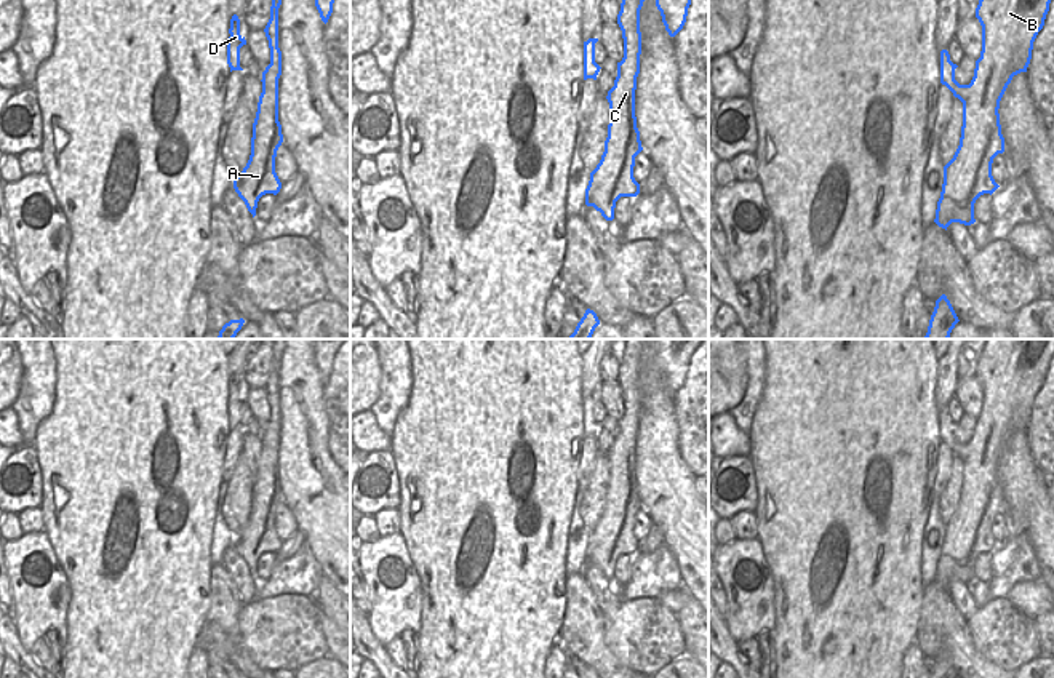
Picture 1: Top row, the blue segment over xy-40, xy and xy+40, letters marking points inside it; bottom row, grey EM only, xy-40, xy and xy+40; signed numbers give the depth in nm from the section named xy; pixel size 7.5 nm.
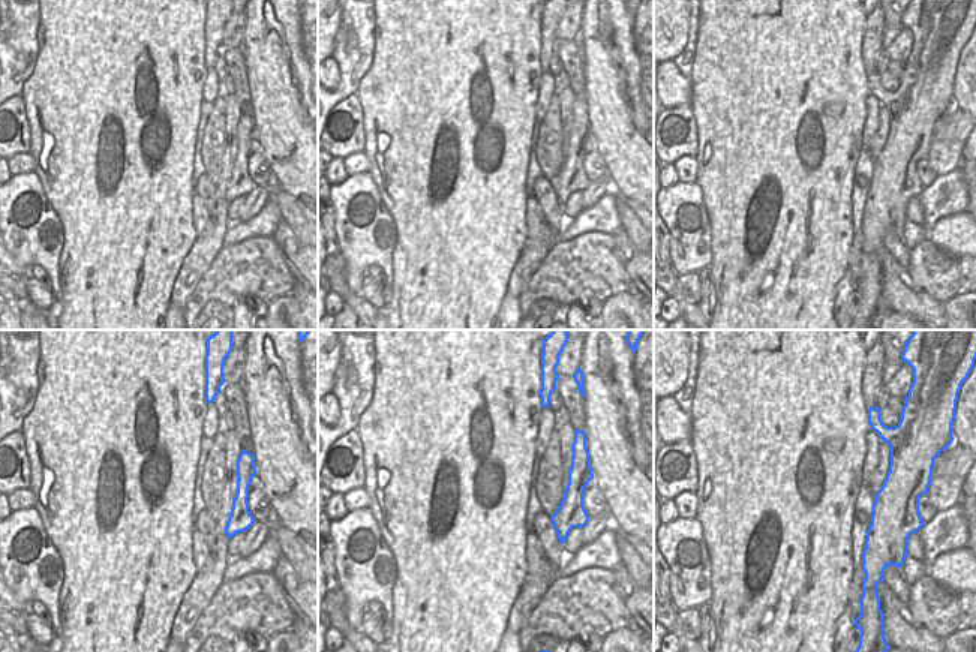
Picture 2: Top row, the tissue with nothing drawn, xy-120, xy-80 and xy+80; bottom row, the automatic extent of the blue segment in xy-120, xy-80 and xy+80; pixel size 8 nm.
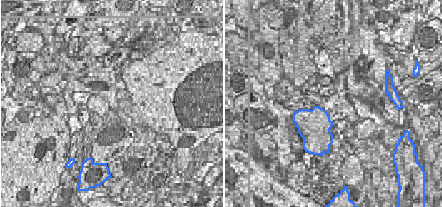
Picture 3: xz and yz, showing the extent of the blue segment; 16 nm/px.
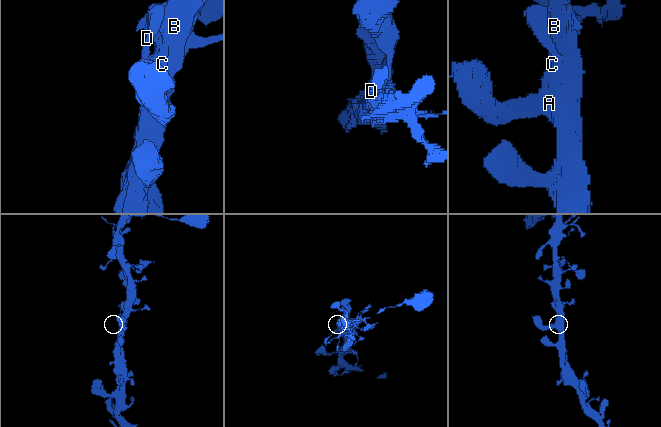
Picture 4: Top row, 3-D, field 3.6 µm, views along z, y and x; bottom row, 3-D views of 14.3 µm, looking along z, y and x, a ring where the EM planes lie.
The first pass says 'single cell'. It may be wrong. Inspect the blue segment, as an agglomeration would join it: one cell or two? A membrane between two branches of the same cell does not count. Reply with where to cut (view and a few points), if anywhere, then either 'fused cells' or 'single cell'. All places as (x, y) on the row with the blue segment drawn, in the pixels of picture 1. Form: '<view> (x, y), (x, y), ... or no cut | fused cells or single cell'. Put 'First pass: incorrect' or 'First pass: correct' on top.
First pass: correct
no cut | single cell

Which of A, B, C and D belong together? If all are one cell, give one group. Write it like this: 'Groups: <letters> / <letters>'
Groups: A B C D.

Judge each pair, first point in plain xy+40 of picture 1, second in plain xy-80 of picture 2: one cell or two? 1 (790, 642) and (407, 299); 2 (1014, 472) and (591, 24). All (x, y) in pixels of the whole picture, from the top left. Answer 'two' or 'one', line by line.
1: one
2: one

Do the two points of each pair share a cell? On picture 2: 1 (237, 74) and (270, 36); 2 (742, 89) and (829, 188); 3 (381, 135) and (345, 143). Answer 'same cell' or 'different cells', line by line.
1: different cells
2: same cell
3: different cells

